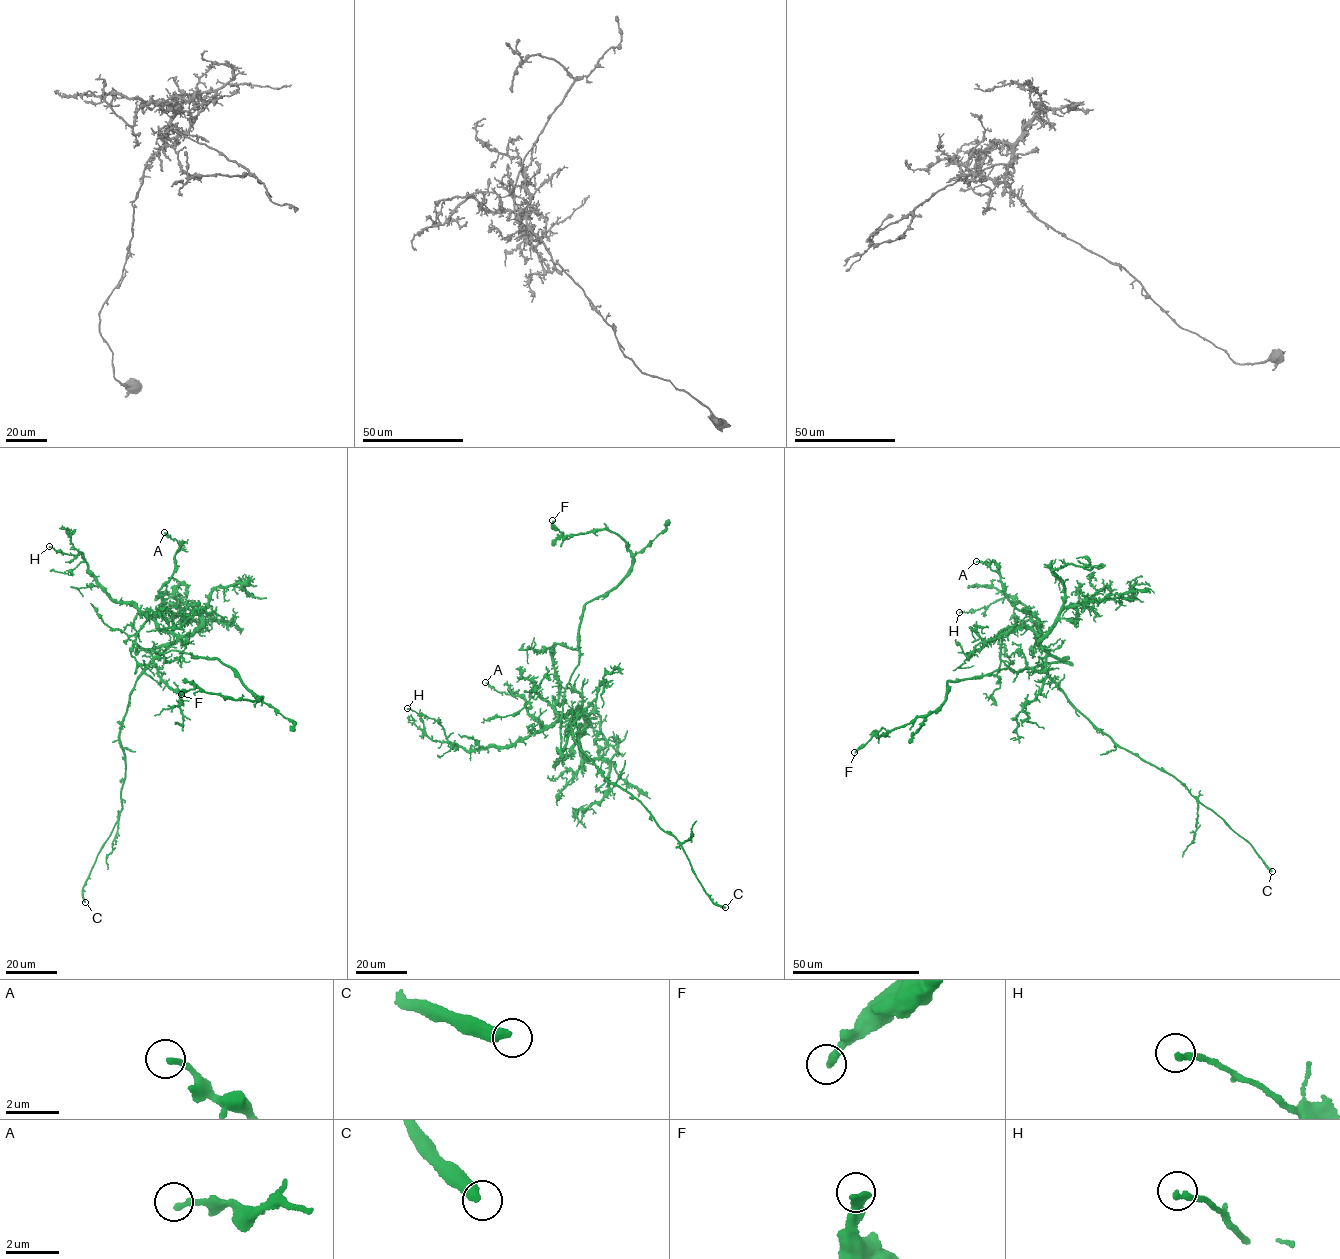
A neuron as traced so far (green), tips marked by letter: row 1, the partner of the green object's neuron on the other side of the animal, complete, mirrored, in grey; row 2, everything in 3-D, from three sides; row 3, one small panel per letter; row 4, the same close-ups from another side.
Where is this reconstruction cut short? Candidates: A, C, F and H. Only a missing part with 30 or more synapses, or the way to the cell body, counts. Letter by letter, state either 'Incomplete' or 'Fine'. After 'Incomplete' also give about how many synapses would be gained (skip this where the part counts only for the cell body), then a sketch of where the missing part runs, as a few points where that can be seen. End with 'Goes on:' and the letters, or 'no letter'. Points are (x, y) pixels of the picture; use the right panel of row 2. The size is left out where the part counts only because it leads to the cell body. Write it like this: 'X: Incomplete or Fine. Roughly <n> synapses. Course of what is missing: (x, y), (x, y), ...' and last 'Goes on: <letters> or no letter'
A: Fine
C: Incomplete
F: Fine
H: Fine
Goes on: C

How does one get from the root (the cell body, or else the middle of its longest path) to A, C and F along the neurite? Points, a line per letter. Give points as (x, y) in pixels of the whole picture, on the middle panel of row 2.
A: (561, 751), (573, 713), (542, 727), (527, 711), (523, 698), (496, 691), (485, 682)
C: (561, 751), (573, 719), (571, 733), (582, 752), (672, 834), (703, 889), (725, 907)
F: (561, 751), (583, 606), (615, 587), (632, 560), (614, 533), (564, 535), (552, 520)

